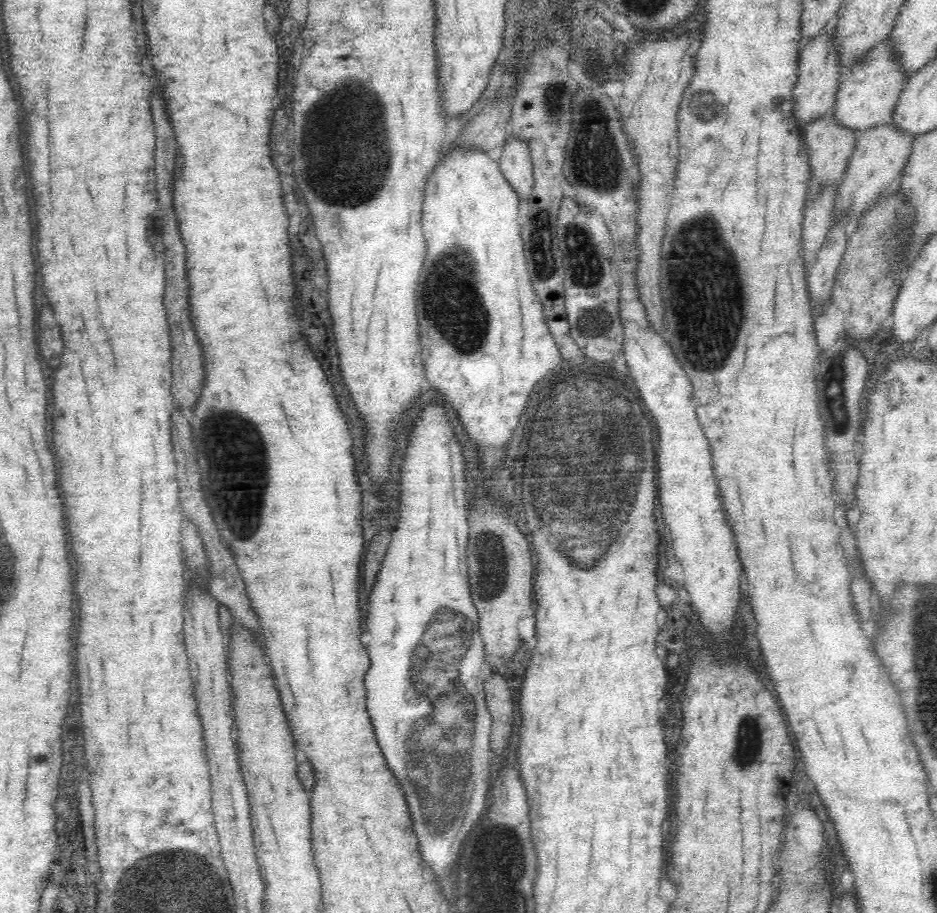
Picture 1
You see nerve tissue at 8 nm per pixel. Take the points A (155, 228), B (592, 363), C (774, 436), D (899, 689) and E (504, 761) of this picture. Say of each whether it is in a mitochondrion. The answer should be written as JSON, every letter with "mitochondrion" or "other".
{"A":"other","B":"mitochondrion","C":"other","D":"other","E":"other"}

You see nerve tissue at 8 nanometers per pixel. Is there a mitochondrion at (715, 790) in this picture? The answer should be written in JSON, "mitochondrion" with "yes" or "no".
{"mitochondrion":"no"}

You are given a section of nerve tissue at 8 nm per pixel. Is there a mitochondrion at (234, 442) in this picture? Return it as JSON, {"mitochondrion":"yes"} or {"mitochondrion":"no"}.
{"mitochondrion":"yes"}

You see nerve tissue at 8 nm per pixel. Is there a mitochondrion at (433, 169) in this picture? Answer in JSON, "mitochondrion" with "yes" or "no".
{"mitochondrion":"no"}

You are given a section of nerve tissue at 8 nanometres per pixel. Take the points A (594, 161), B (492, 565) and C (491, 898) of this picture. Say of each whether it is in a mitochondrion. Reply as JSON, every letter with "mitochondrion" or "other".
{"A":"mitochondrion","B":"mitochondrion","C":"mitochondrion"}

